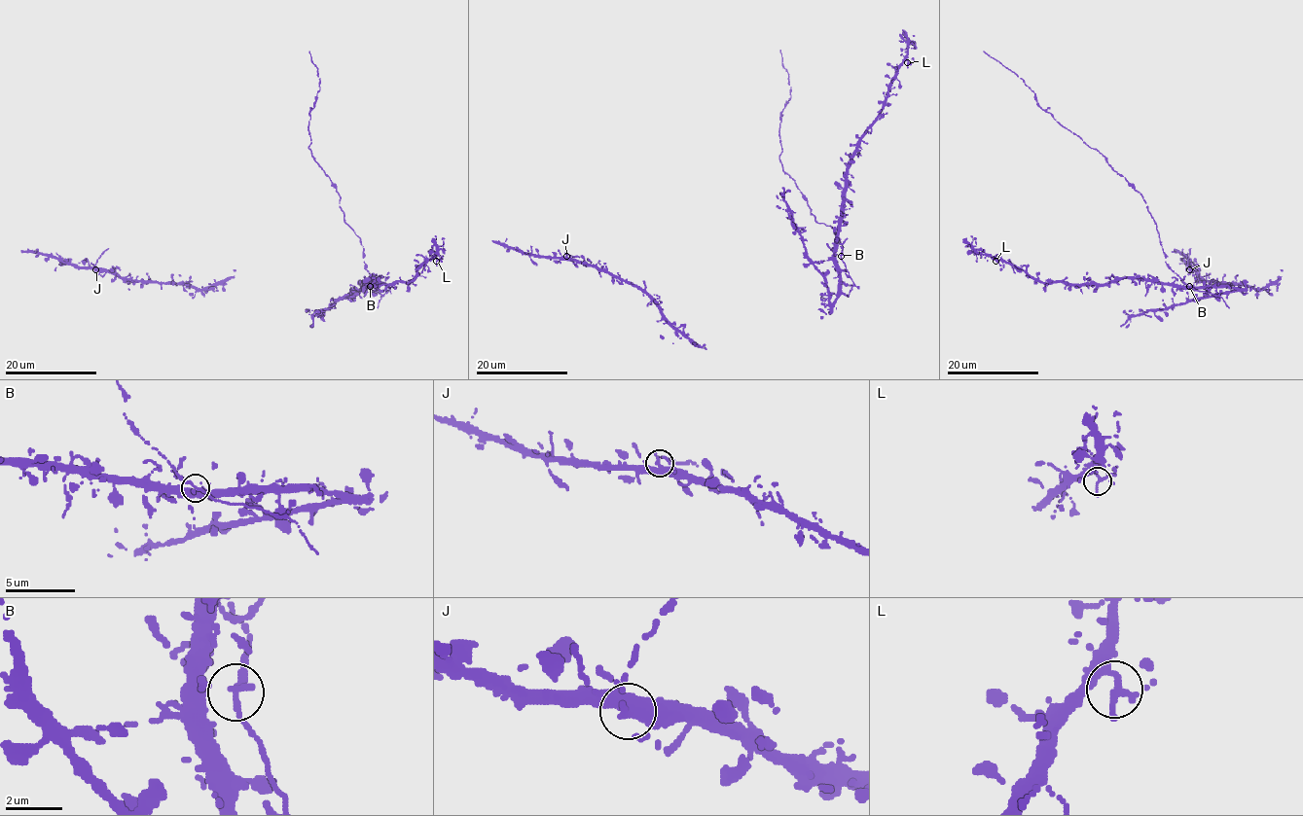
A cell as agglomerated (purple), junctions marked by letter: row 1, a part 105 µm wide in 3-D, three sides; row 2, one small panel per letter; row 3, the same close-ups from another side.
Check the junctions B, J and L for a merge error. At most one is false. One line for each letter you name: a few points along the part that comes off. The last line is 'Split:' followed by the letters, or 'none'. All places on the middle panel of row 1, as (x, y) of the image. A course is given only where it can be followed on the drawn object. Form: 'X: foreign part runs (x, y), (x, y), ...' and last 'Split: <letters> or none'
Split: none

